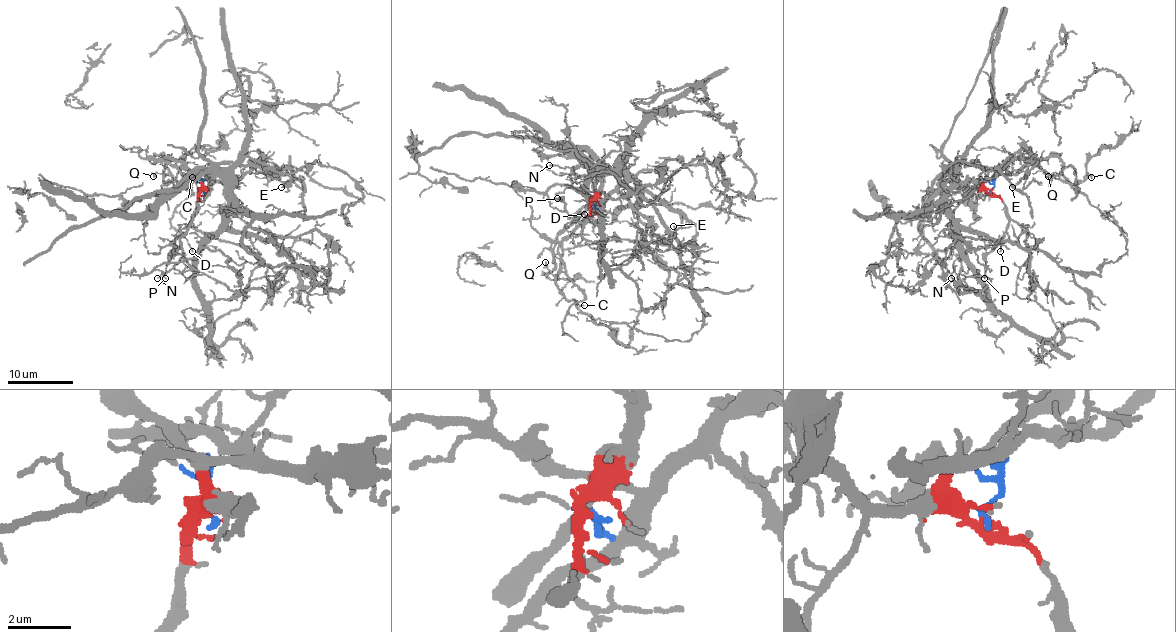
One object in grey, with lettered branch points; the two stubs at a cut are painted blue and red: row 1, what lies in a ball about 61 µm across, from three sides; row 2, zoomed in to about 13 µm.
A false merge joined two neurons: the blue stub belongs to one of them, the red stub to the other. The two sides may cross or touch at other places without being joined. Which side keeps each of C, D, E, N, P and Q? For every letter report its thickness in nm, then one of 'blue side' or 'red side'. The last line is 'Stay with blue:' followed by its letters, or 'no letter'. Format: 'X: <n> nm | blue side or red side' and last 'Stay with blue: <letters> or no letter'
C: 150 nm | blue side
D: 120 nm | red side
E: 140 nm | blue side
N: 120 nm | red side
P: 130 nm | red side
Q: 140 nm | blue side
Stay with blue: C, E, Q

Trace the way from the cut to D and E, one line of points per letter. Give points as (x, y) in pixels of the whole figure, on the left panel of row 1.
D: (200, 191), (195, 214), (181, 234), (192, 252)
E: (200, 191), (205, 179), (222, 183), (241, 178), (261, 153), (264, 161), (276, 166), (281, 187)

